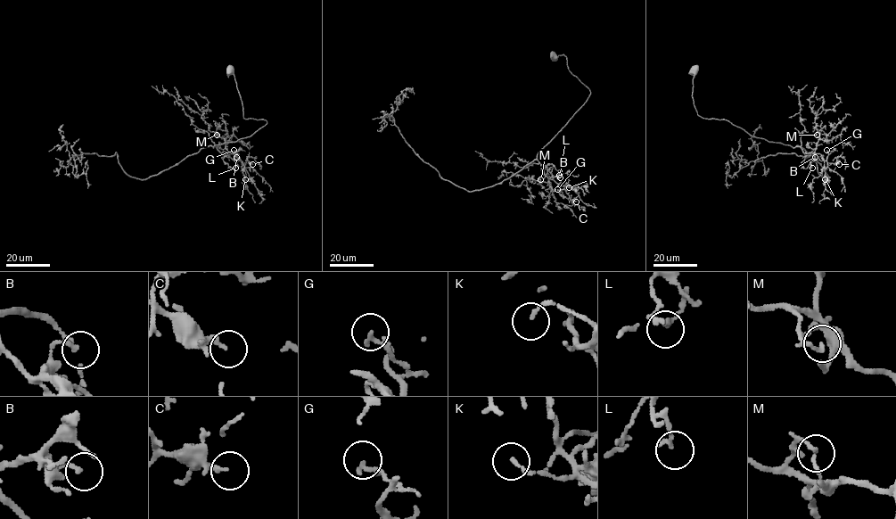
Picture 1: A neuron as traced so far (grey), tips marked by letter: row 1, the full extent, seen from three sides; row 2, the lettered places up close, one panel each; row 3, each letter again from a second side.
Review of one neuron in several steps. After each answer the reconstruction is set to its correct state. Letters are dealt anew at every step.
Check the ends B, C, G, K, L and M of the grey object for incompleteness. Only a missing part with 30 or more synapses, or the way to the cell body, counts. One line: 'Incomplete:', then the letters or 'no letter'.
Incomplete: no letter

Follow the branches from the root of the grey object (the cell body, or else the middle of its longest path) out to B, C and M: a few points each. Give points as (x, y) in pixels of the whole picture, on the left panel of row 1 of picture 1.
B: (230, 70), (243, 117), (267, 121), (250, 136), (213, 146), (233, 159), (236, 157)
C: (230, 70), (243, 117), (264, 119), (267, 123), (250, 136), (213, 147), (234, 154), (242, 163), (252, 164)
M: (230, 70), (243, 117), (267, 123), (250, 136), (213, 146), (228, 153), (225, 140), (217, 135)

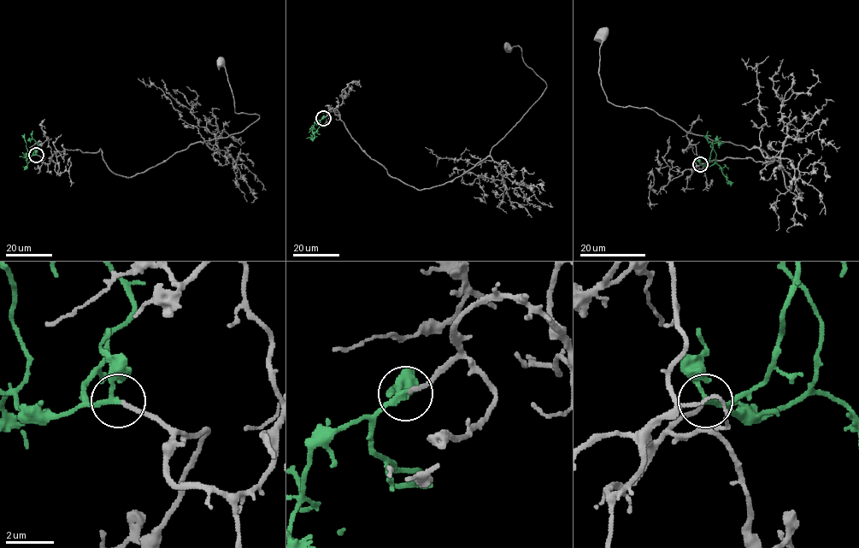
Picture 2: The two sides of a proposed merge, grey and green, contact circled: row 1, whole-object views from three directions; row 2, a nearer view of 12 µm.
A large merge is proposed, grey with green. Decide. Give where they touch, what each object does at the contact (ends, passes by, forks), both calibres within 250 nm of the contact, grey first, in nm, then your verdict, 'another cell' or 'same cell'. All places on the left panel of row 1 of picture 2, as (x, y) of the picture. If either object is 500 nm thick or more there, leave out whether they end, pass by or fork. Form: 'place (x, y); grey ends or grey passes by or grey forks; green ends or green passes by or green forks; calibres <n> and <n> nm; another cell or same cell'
place (36, 155); grey ends; green passes by; calibres 170 and 200 nm; same cell

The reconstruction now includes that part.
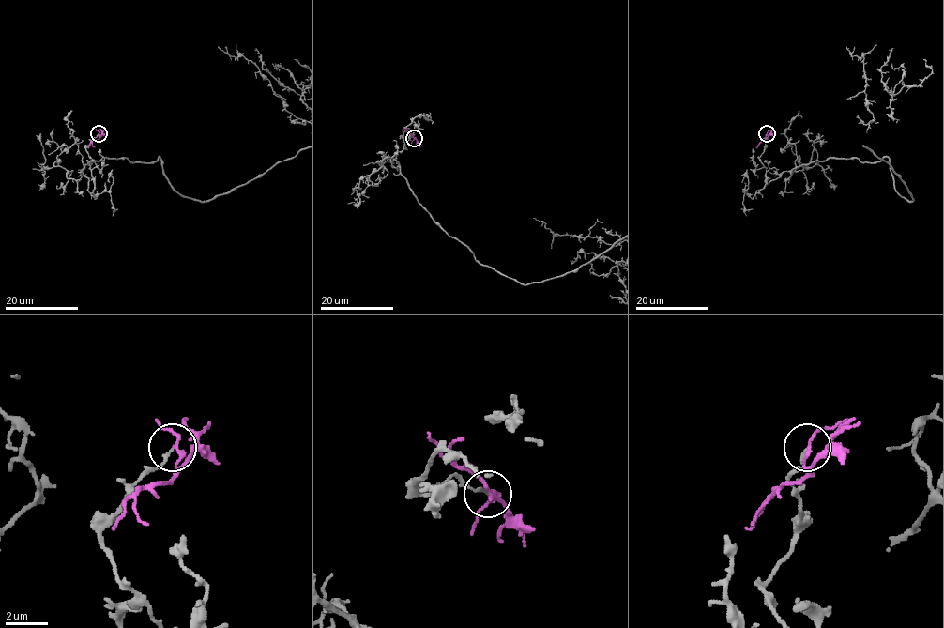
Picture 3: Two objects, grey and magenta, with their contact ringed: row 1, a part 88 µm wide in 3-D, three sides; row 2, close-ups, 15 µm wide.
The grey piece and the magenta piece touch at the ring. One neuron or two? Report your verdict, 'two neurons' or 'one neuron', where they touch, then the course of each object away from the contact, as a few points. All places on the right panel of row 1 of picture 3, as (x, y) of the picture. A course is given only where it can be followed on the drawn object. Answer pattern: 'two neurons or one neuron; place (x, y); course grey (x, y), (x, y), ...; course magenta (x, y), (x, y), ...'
two neurons; place (767, 133); course magenta (767, 134), (755, 147)

